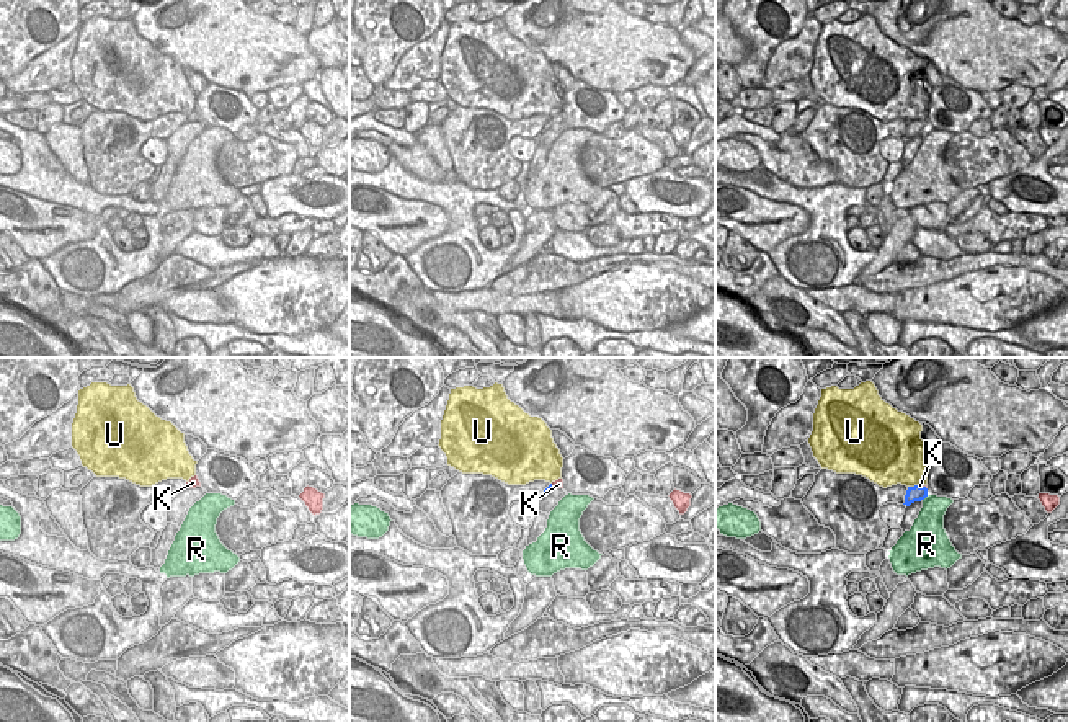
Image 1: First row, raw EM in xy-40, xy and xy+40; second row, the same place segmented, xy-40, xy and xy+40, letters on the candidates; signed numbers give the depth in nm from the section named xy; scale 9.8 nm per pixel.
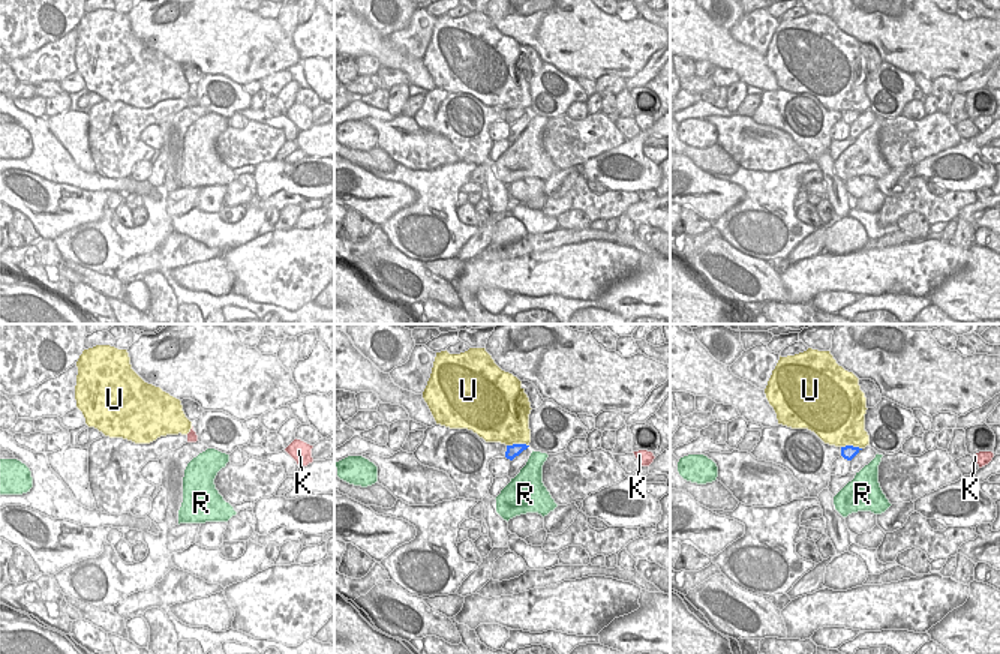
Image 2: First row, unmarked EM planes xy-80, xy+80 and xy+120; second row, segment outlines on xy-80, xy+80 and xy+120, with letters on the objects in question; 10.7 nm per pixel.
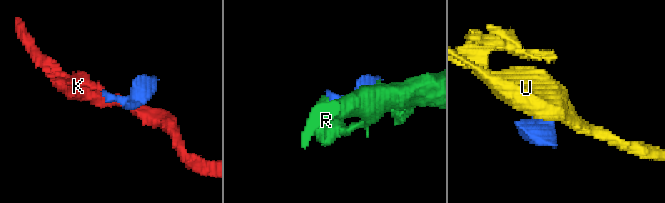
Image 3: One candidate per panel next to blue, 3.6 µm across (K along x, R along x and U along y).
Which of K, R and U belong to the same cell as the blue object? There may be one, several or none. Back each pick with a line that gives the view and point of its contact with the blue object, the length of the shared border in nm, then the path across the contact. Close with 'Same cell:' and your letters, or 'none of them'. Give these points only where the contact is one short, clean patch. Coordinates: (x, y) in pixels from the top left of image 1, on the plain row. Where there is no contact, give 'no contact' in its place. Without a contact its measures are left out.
K: meets blue in xy+40 at (923, 121); contact 100 nm long; runs through xy+40 (913, 128), (923, 121), (920, 120)
Same cell: K

